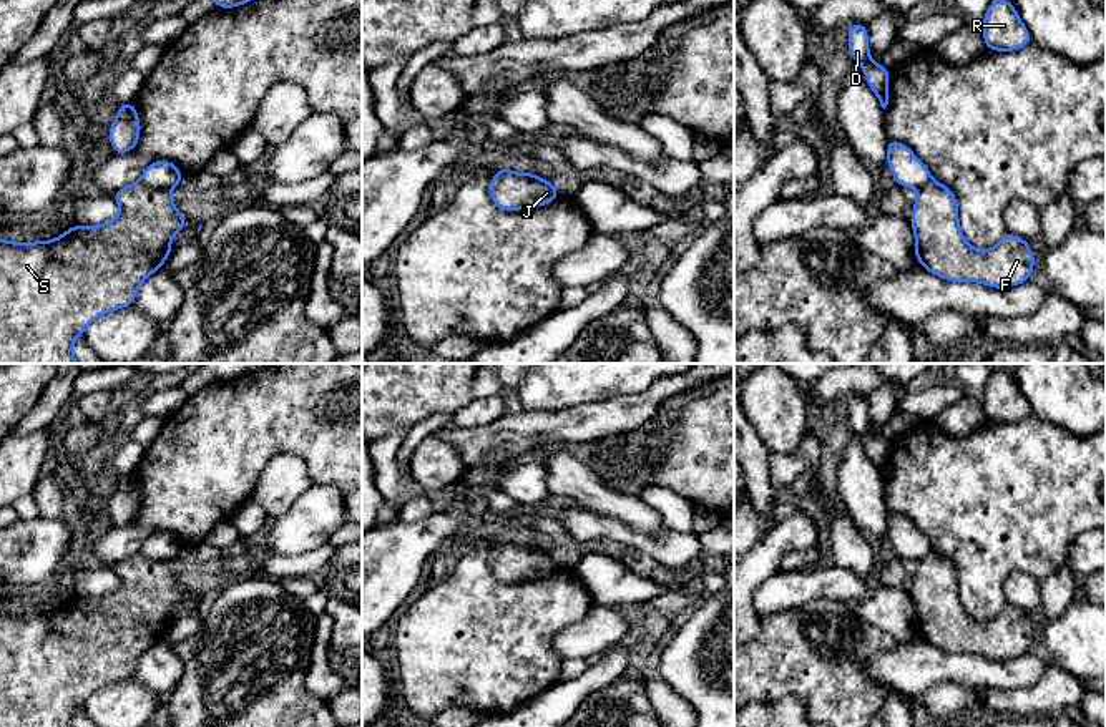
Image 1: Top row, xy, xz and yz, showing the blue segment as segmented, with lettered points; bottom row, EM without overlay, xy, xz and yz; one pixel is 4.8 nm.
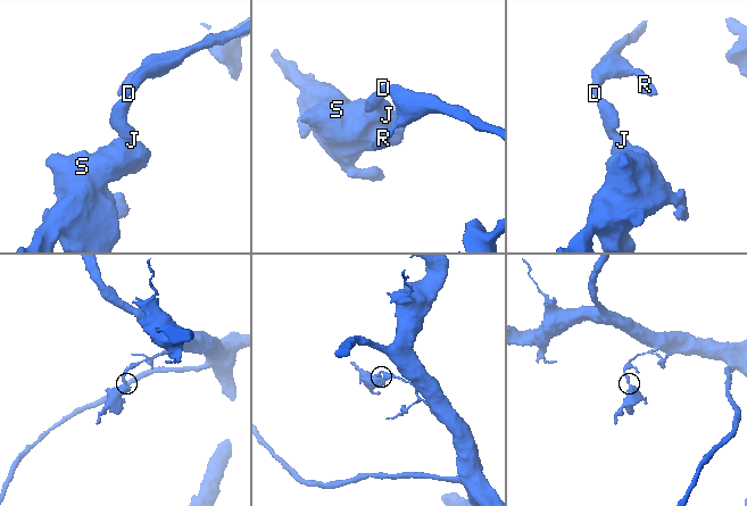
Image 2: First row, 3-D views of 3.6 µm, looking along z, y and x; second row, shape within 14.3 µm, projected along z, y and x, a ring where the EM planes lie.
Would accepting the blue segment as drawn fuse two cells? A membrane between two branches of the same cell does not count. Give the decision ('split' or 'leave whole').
split

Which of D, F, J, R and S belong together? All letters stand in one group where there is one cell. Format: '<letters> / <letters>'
D R / F J S

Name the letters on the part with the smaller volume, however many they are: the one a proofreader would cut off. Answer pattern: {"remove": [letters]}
{"remove": ["F", "J", "S"]}

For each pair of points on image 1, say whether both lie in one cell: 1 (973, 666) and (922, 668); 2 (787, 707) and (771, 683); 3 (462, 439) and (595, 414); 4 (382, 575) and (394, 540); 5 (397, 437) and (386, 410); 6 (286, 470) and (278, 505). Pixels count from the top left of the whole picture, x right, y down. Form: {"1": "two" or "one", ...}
{"1": "one", "2": "two", "3": "one", "4": "one", "5": "two", "6": "one"}

